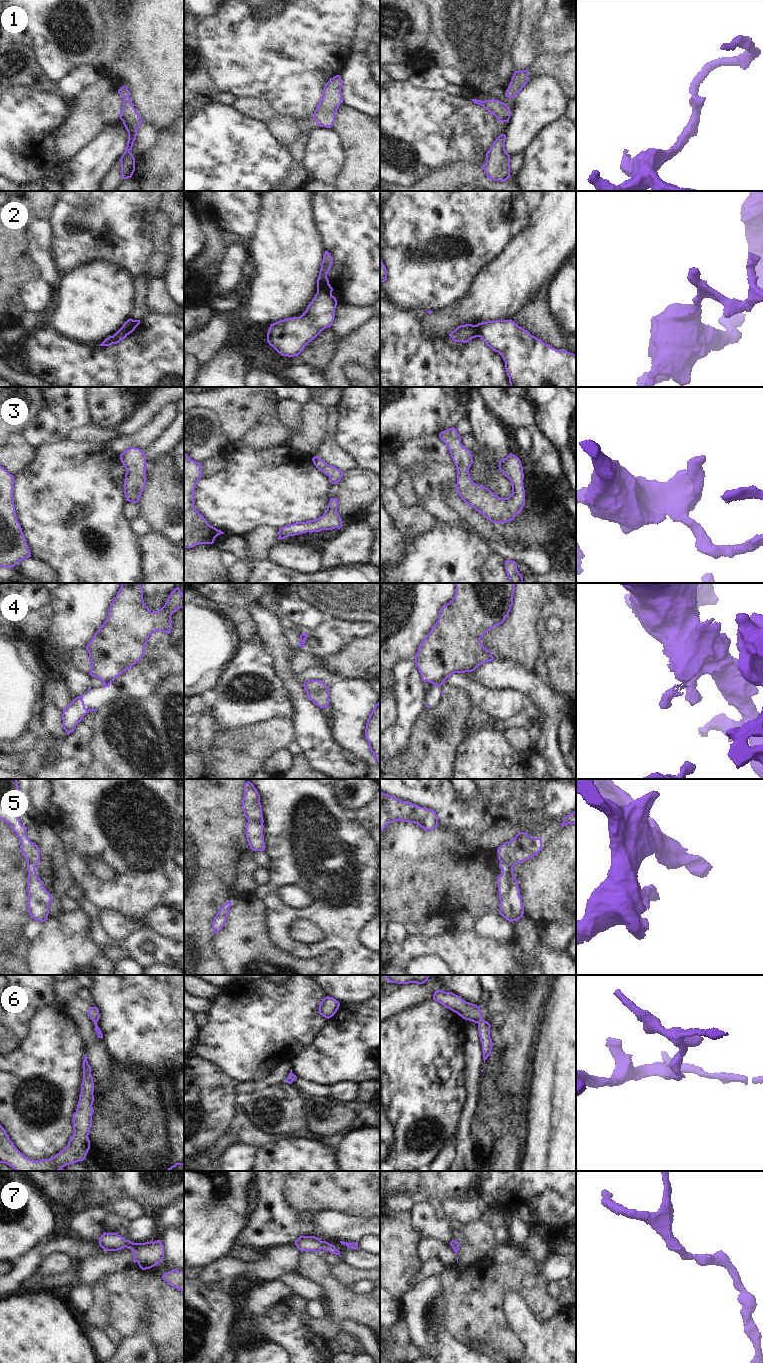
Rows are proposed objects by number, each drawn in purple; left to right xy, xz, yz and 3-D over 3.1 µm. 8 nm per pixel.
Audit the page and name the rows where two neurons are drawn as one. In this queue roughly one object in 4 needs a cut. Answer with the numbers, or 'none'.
2, 4

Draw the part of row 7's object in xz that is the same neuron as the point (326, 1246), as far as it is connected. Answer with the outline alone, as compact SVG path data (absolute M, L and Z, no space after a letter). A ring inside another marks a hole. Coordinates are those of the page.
M300 1236L295 1241L295 1245L301 1252L303 1251L319 1252L321 1249L323 1249L329 1251L332 1254L341 1256L340 1251L334 1245L326 1241L321 1241L319 1238L315 1236Z

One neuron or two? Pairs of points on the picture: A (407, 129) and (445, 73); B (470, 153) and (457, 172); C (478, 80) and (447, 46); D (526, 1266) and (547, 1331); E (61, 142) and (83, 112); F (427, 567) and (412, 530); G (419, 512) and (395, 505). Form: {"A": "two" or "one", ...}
{"A": "two", "B": "two", "C": "one", "D": "two", "E": "one", "F": "two", "G": "one"}

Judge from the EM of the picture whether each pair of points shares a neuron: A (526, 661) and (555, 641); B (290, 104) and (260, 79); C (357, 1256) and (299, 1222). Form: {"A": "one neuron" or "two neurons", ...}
{"A": "two neurons", "B": "one neuron", "C": "one neuron"}

